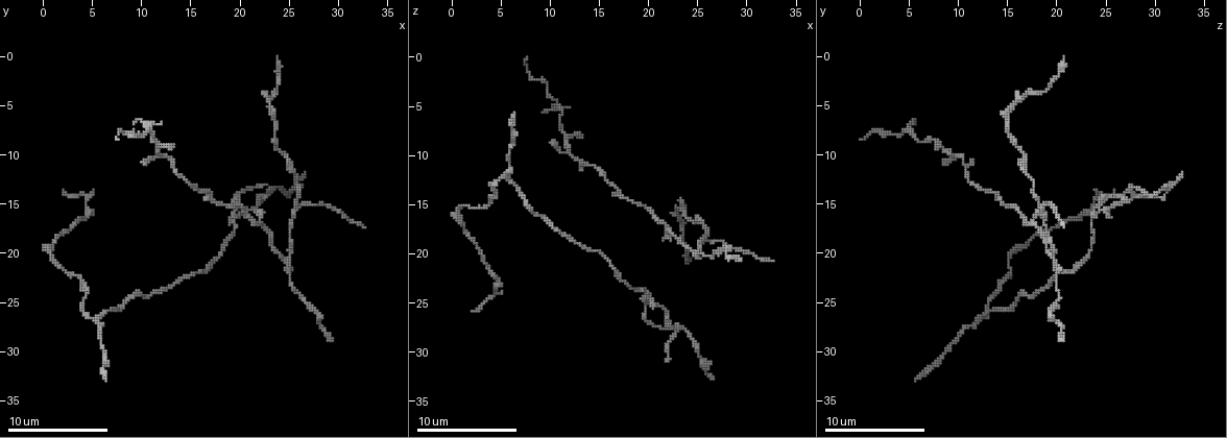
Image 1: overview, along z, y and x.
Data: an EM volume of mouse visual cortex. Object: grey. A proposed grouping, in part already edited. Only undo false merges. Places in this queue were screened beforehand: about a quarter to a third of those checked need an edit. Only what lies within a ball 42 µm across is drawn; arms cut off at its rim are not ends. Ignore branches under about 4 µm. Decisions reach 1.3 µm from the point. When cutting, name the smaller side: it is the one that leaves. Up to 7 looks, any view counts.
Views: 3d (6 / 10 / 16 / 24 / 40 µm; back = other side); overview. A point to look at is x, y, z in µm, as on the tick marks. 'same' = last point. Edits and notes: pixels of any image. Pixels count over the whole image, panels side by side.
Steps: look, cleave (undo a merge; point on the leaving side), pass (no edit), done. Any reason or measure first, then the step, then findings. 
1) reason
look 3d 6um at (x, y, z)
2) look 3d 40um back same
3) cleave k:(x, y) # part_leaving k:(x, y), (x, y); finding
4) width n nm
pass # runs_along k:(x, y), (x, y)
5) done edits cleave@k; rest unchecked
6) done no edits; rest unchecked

branch point
look 3d 10um at (5.4, 26.8, 12.2)

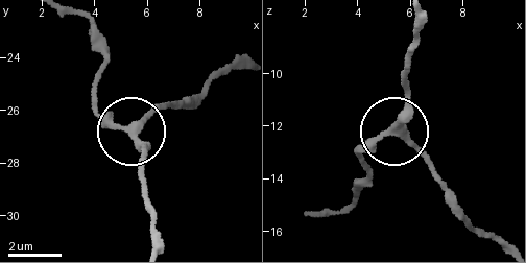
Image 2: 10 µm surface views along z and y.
arms 3
pass # runs_along 2:(245, 66), (130, 134), (144, 149), (144, 185); one neuron here

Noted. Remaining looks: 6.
thick turns thin
look 3d 10um at (3.6, 22.4, 15.0)

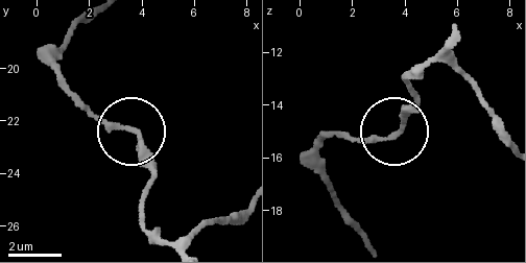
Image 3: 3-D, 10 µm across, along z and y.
zoom in
look 3d 6um at (3.7, 22.4, 15.1)

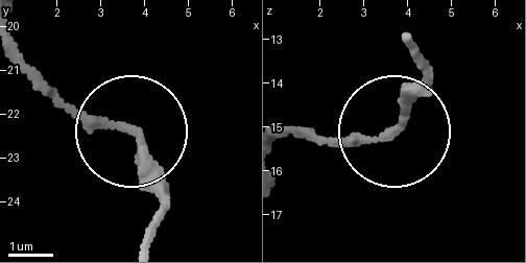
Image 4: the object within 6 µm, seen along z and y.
pass # runs_along 4:(411, 42), (423, 82), (400, 120), (355, 142), (291, 132); all the same neuron

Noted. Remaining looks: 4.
look 3d 6um at (19.6, 16.2, 23.6)

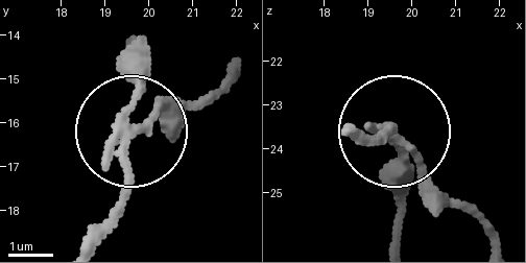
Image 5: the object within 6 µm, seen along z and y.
width 220 nm
cleave 5:(134, 80) # a second neuron is stuck on

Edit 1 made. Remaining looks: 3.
see it whole again
look overview

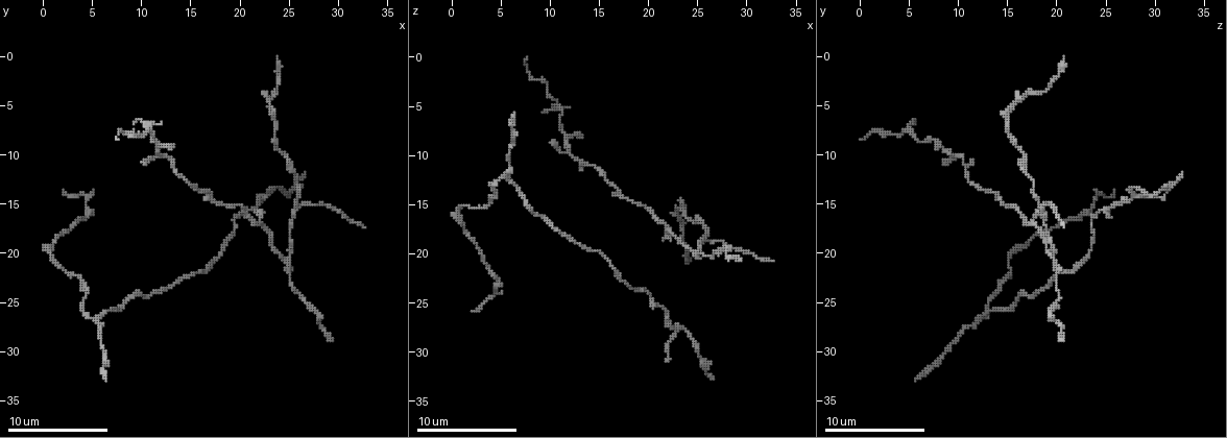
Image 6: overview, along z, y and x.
side arm on a straight run
look 3d 10um at (24.8, 20.8, 20.0)

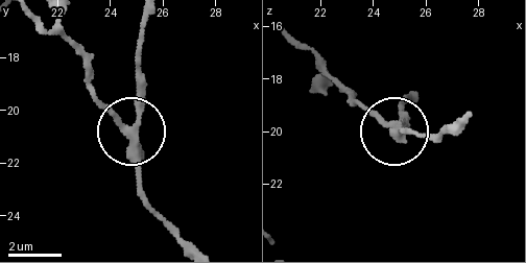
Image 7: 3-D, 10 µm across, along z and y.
look 3d 6um same

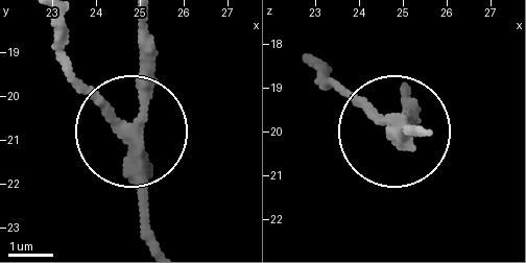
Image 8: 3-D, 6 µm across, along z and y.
cleave 8:(79, 86) # part_leaving 8:(121, 124), (69, 61), (62, 27); a second neuron is stuck on

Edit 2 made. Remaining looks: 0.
done edits cleave@5, cleave@8; rest unchecked

